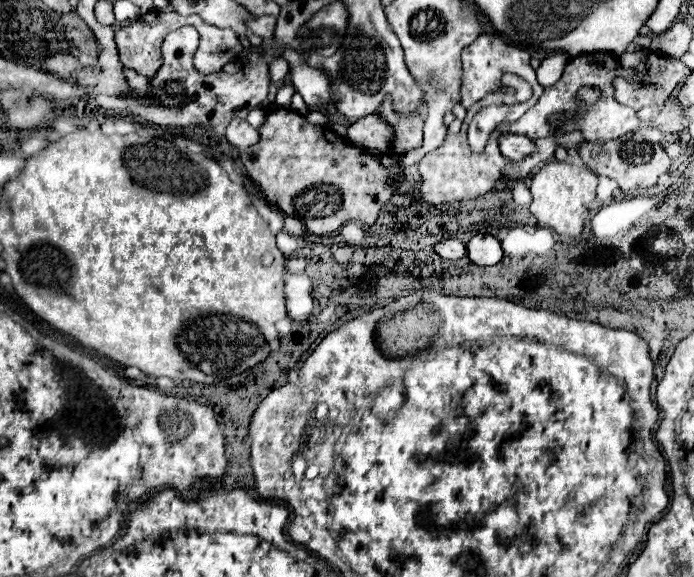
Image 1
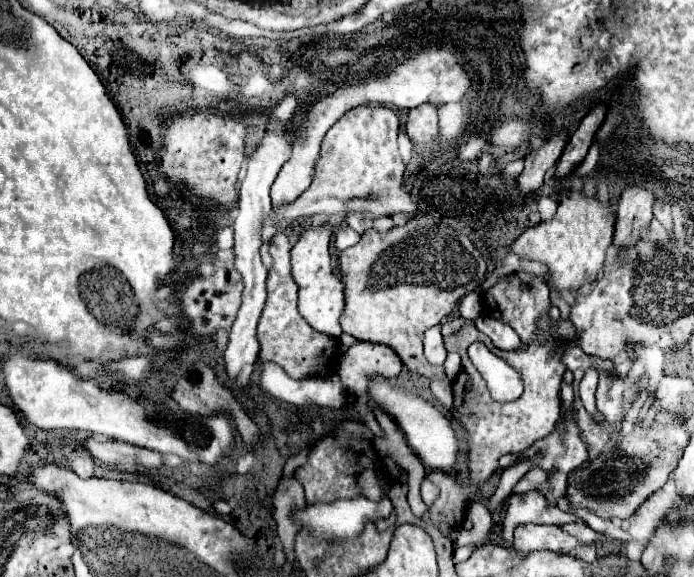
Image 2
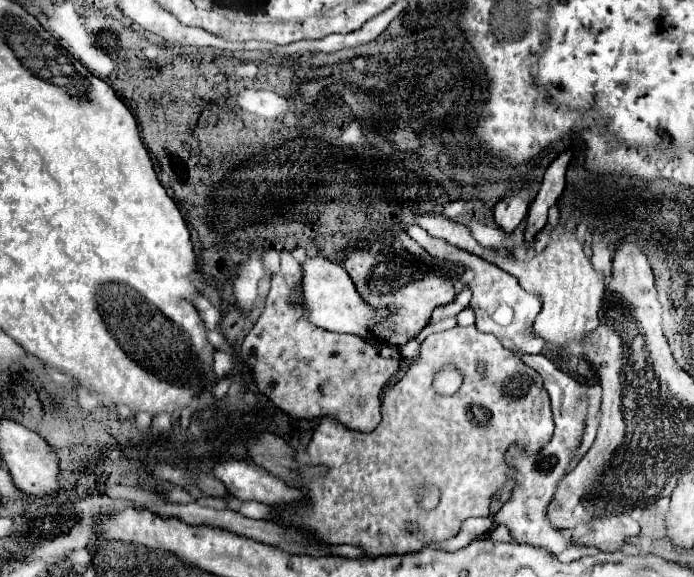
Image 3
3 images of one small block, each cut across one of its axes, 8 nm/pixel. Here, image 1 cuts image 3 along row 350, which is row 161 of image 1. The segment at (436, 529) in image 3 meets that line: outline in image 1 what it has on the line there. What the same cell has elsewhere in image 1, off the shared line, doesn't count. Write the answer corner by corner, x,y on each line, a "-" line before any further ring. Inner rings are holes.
468,110
468,116
466,116
466,120
462,124
462,130
458,134
454,134
454,136
448,134
446,142
438,150
426,154
424,160
420,162
420,176
422,176
420,198
426,204
440,208
440,206
452,206
456,202
464,202
464,200
470,200
470,198
480,198
482,194
492,192
496,188
496,184
502,182
500,180
502,170
508,166
508,160
500,154
498,142
490,142
486,146
486,152
482,152
482,154
472,154
472,150
468,146
466,130
468,130
468,124
472,122
472,118
476,116
476,112
478,110
-
494,156
498,156
498,158
494,158
-
478,192
480,192
480,196
478,196

